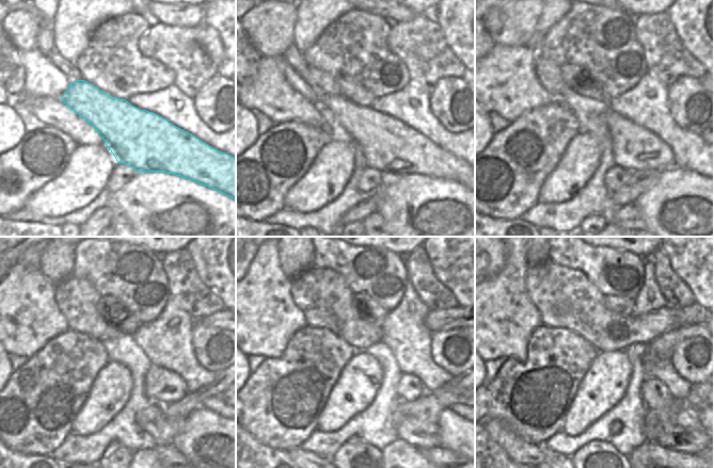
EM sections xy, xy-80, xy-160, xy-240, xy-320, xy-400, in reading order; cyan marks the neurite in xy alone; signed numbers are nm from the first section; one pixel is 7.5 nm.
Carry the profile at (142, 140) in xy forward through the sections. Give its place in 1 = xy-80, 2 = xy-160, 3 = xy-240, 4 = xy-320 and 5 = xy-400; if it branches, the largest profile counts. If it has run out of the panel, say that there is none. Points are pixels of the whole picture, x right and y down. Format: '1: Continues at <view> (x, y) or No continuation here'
1: Continues at xy-80 (389, 145)
2: Continues at xy-160 (634, 147)
3: Continues at xy-240 (162, 386)
4: Continues at xy-320 (410, 388)
5: Continues at xy-400 (655, 396)

